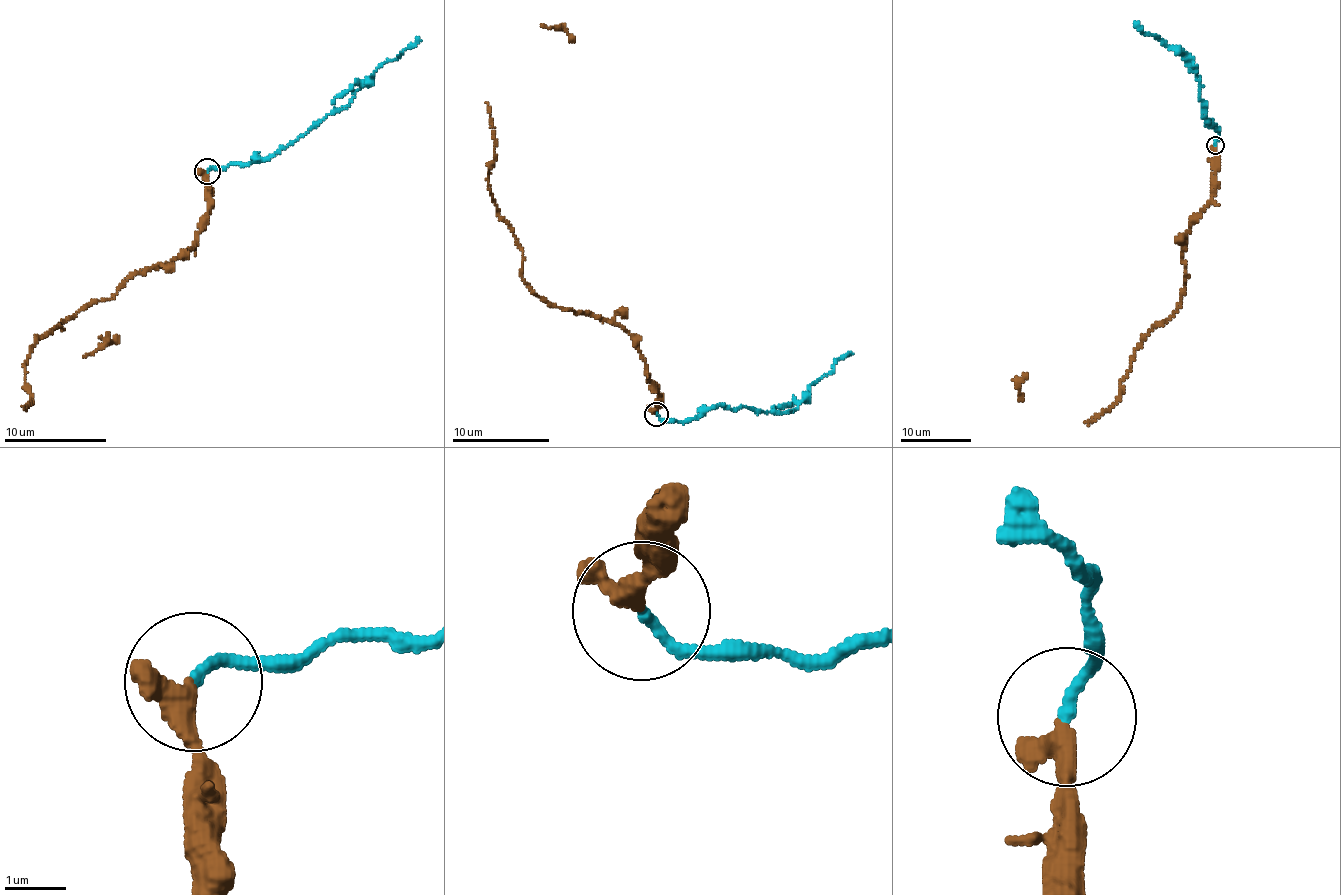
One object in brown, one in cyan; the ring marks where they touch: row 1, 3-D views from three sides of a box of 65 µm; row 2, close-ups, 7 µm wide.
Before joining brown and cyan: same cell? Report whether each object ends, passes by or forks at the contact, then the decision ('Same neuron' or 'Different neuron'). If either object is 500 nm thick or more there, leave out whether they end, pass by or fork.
At the ring brown passes by. At the ring cyan ends. Same neuron

